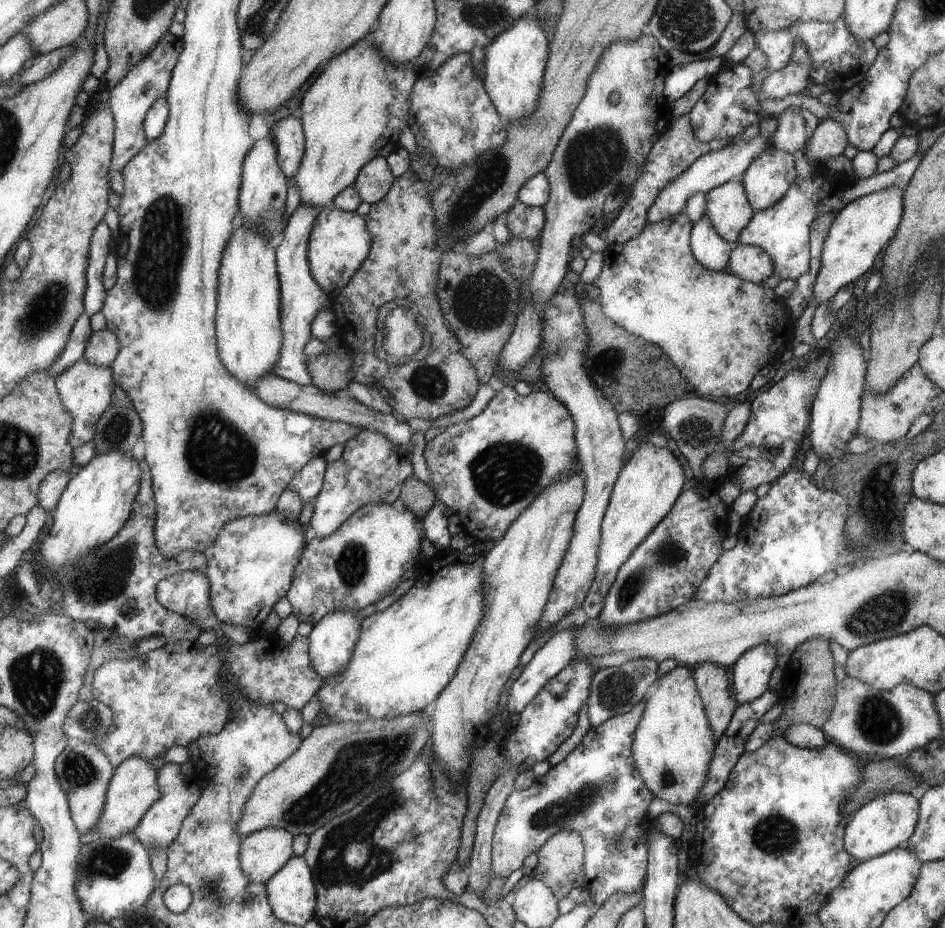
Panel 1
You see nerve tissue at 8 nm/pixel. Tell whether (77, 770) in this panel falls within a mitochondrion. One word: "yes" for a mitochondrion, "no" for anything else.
yes

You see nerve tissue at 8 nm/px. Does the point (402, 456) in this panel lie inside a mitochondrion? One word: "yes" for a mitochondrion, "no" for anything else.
no

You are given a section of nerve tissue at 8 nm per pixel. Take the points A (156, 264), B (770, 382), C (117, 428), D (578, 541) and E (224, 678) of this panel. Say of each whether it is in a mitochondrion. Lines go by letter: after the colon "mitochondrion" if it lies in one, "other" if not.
A: mitochondrion
B: other
C: mitochondrion
D: other
E: other

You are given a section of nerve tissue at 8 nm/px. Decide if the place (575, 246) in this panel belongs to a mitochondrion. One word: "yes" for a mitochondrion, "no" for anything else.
no

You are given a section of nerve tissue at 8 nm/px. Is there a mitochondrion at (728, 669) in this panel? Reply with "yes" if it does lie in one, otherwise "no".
no

